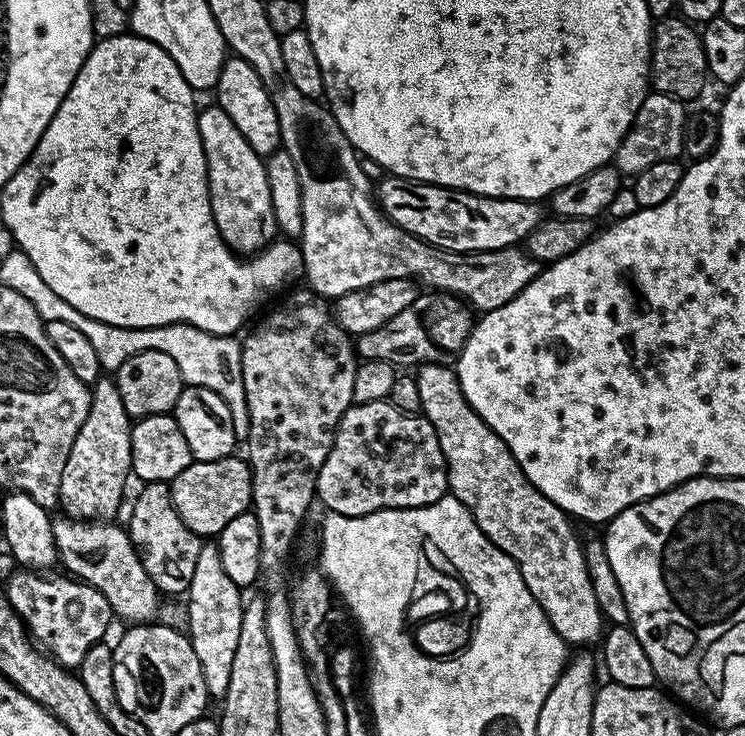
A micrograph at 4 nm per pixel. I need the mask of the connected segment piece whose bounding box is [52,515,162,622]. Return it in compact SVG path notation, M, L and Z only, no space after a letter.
M61 515L53 519L52 529L59 563L65 564L75 579L98 589L119 619L120 616L127 622L152 622L157 619L156 611L160 608L162 593L150 574L146 574L131 536L121 525L119 528L116 522L73 520L70 516Z

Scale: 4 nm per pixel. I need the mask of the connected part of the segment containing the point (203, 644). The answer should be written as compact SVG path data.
M212 542L201 543L198 566L194 566L194 578L186 593L188 599L188 628L186 635L192 641L194 654L202 666L209 697L223 698L230 686L230 666L234 666L234 654L238 650L238 634L242 631L242 614L246 603L242 589L226 574L222 566L219 547Z

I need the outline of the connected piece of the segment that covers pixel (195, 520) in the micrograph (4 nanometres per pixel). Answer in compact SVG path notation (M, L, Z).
M233 454L218 458L214 462L197 460L182 474L170 481L172 501L188 529L201 538L219 537L224 529L238 514L249 511L252 506L252 467L247 459Z

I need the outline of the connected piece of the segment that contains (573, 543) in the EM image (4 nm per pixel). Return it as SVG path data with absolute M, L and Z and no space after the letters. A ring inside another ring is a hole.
M444 362L439 364L419 365L418 371L415 373L414 377L417 382L419 397L421 398L420 411L430 422L430 426L434 426L434 434L438 434L438 446L442 446L442 454L446 458L446 466L448 467L448 487L451 495L456 496L458 502L462 502L462 506L466 506L466 510L470 510L470 514L474 518L474 522L478 522L482 534L486 534L486 538L490 538L490 542L494 542L494 546L498 546L498 550L505 552L506 555L516 563L518 570L522 574L522 582L526 582L526 590L530 590L530 594L534 594L538 606L542 606L542 610L548 615L549 622L554 626L554 630L558 635L564 639L564 643L569 646L575 646L575 644L592 644L595 640L597 643L597 641L601 639L602 633L605 631L606 621L603 614L598 610L598 602L594 598L594 586L590 586L590 576L586 570L586 558L584 557L584 544L582 540L576 537L576 532L572 529L573 521L570 519L567 512L563 512L558 506L554 506L554 502L550 502L550 498L543 496L543 494L528 481L526 474L518 466L514 454L510 454L506 442L502 442L502 438L498 438L498 434L494 434L494 430L490 430L490 426L486 426L486 422L482 422L482 418L478 418L478 414L470 406L470 402L466 402L466 398L462 394L462 388L458 386L458 378L456 377L455 371L453 371L449 365L447 368L446 365L447 363Z

